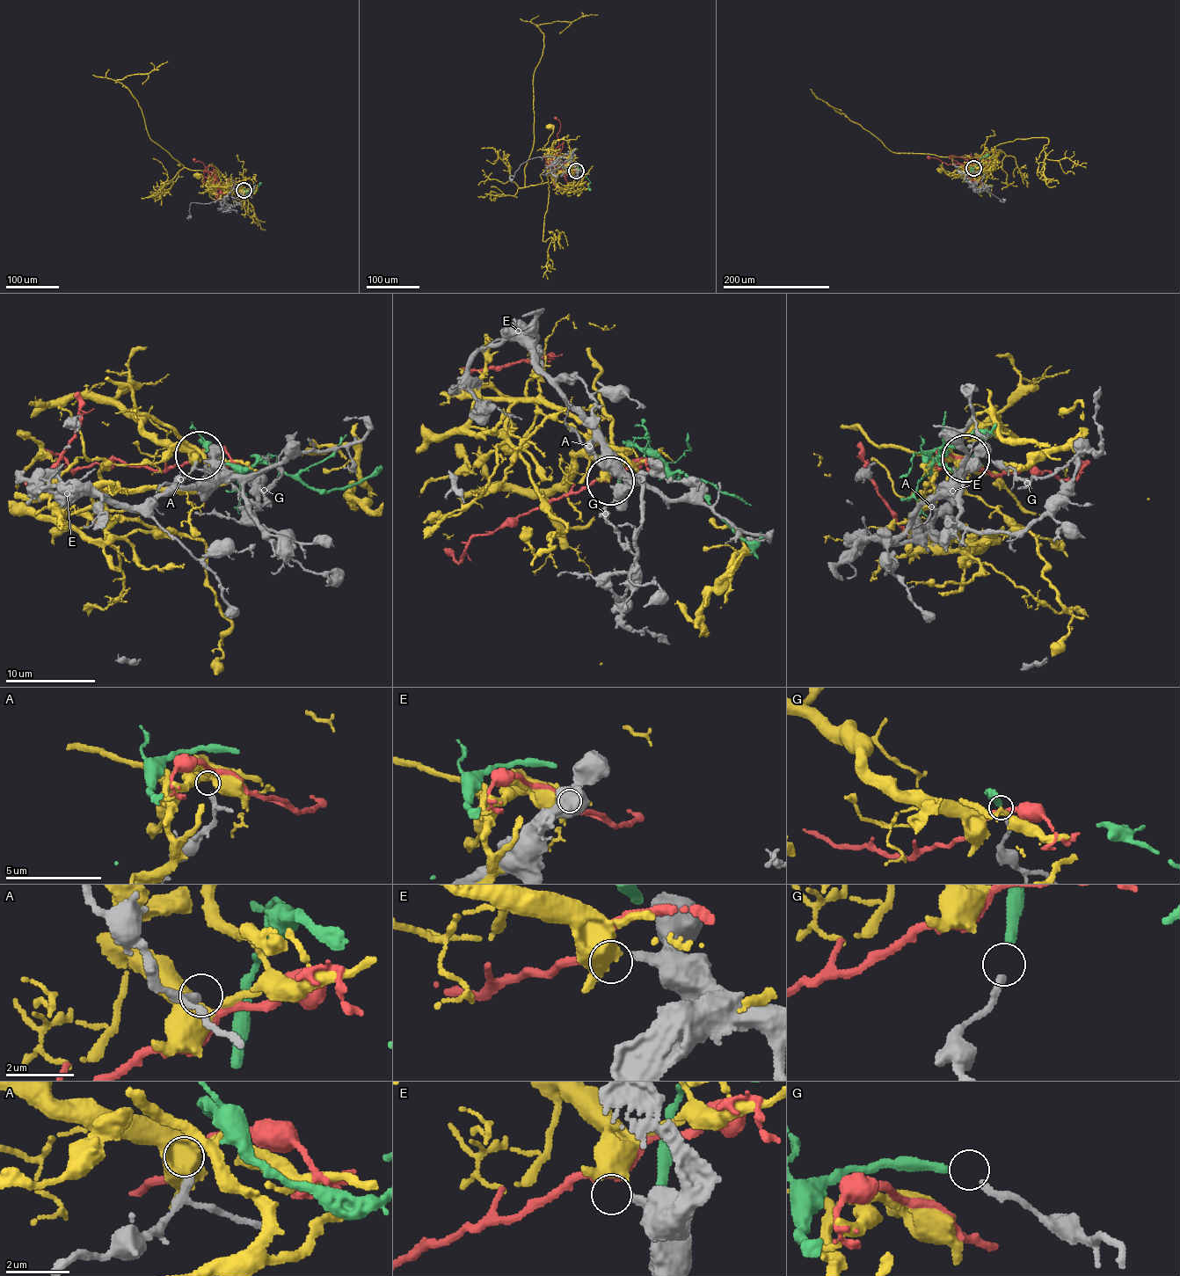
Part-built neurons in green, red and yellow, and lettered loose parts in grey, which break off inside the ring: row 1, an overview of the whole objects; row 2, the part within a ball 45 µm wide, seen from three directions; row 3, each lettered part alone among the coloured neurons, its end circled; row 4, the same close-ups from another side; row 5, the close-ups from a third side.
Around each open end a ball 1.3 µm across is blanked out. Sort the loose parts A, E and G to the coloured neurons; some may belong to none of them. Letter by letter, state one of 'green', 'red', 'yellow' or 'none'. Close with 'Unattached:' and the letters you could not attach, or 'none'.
A: yellow
E: none
G: green
Unattached: E

